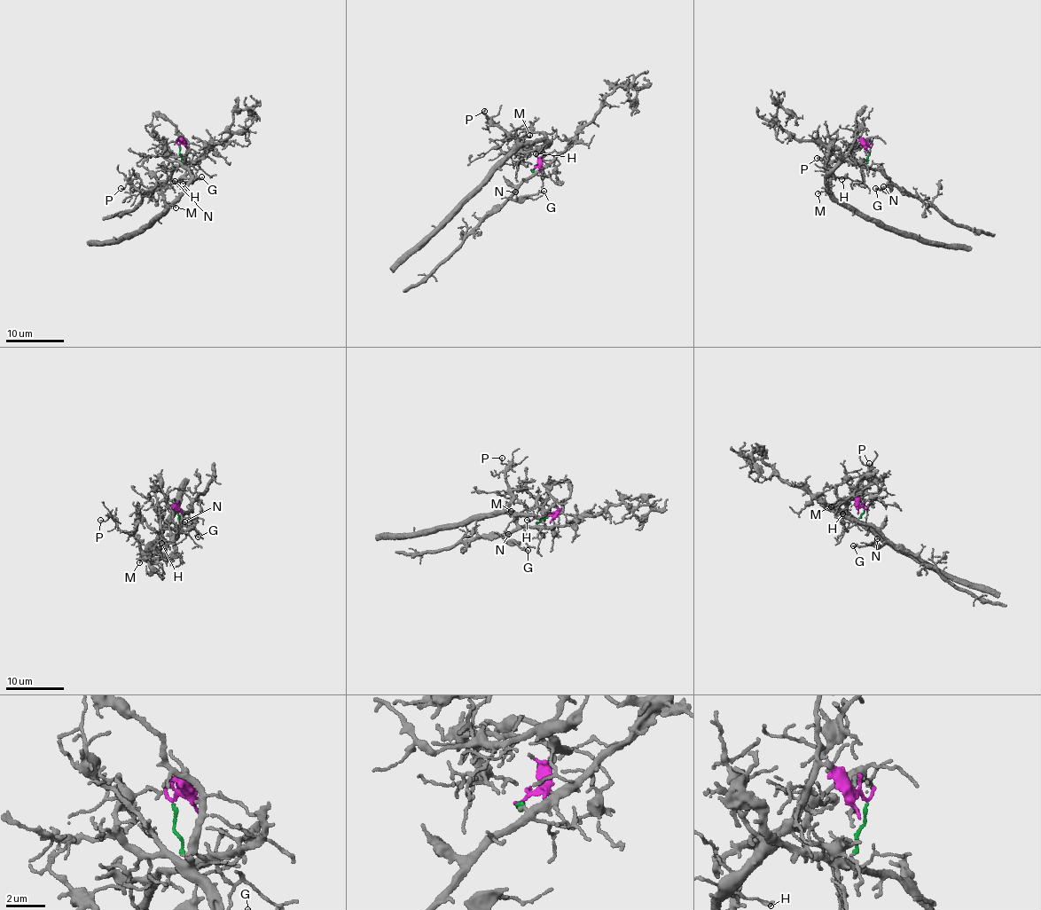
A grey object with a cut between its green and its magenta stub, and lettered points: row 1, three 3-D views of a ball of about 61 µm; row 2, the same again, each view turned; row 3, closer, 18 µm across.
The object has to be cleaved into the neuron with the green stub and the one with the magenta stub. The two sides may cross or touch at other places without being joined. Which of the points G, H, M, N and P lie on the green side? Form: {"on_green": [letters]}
{"on_green": ["G", "N"]}

